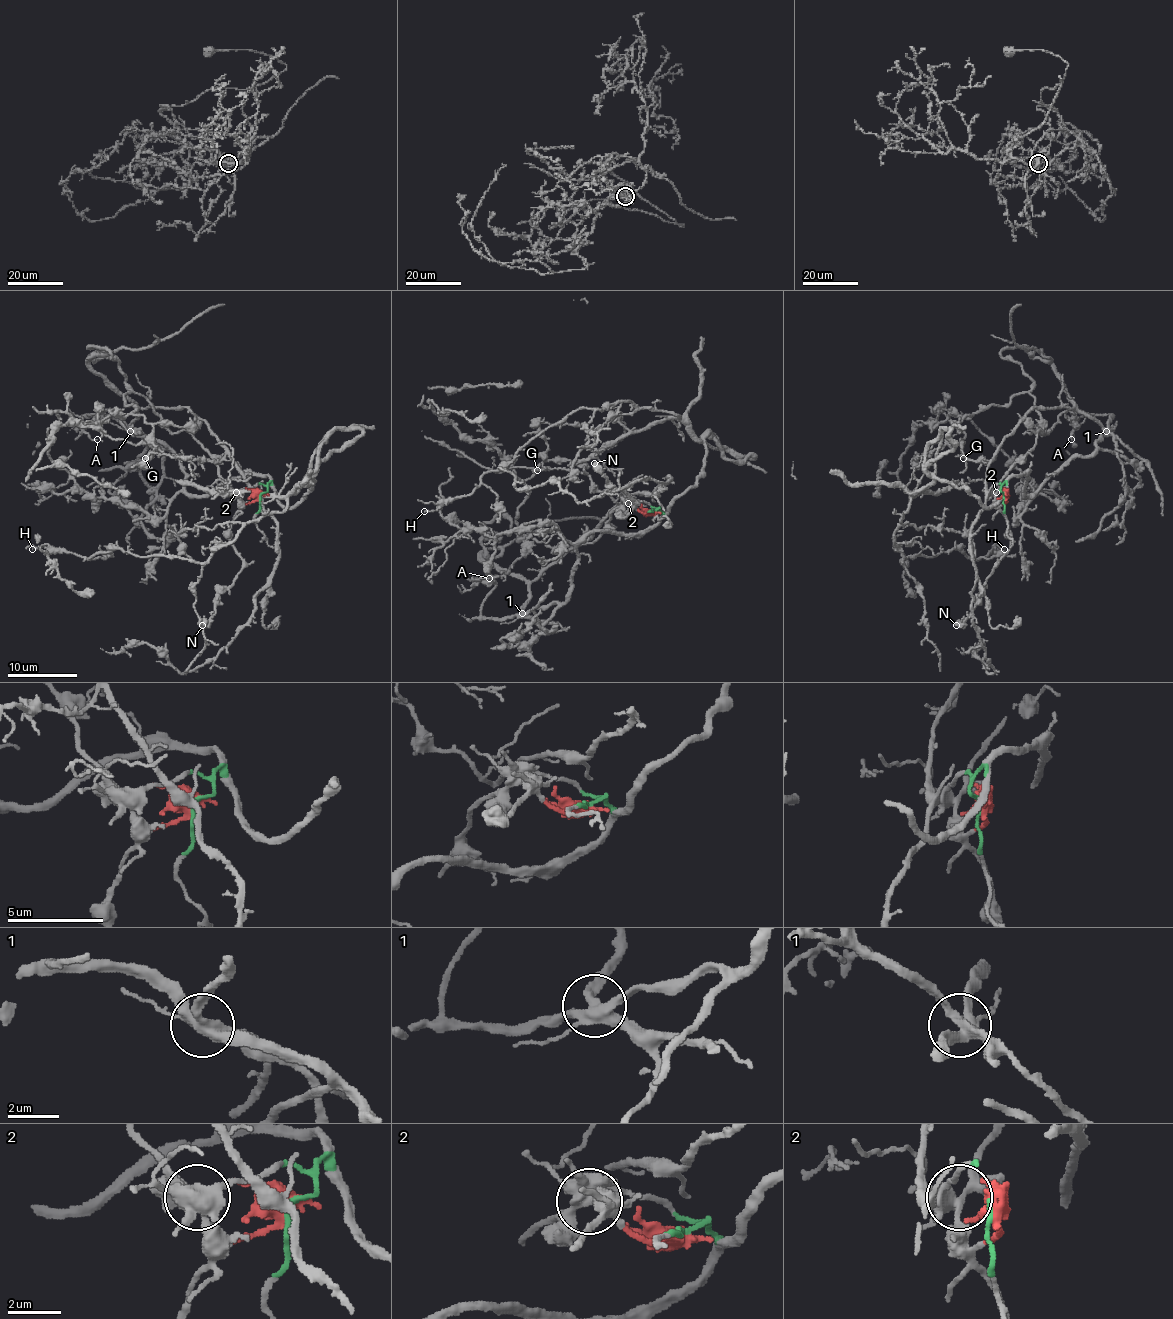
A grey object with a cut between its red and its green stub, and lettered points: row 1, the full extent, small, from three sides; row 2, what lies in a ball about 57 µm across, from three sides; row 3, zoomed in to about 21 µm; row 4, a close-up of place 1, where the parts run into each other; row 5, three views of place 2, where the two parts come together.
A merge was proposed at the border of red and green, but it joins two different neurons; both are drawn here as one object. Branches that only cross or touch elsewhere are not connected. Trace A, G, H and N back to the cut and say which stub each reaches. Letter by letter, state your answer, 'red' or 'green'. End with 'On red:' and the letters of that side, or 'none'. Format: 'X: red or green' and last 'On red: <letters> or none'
A: green
G: red
H: green
N: red
On red: G, N

